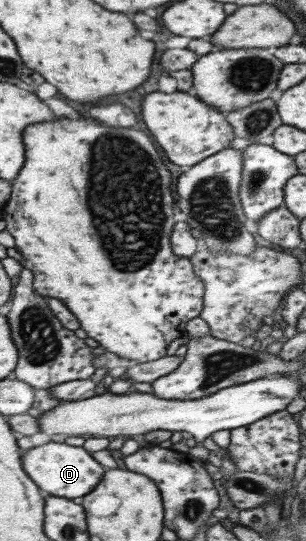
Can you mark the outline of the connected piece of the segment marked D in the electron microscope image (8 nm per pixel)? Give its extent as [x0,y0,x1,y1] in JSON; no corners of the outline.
[21,441,104,499]

